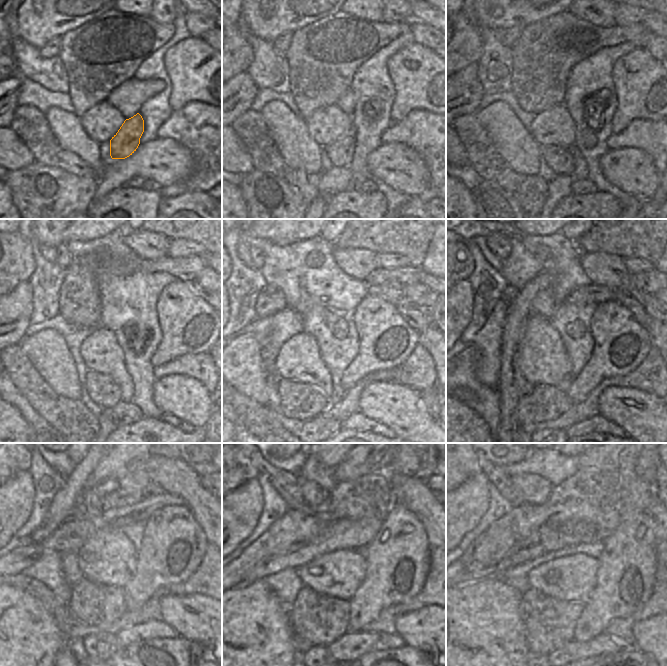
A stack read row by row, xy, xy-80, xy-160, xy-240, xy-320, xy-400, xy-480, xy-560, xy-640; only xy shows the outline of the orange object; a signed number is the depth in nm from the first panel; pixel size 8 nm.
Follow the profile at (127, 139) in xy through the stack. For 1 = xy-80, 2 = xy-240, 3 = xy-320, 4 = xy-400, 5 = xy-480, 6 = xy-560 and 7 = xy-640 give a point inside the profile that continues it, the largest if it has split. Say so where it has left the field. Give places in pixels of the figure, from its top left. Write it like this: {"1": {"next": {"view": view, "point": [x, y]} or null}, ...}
{"1": {"next": {"view": "xy-80", "point": [340, 153]}}, "2": {"next": {"view": "xy-240", "point": [102, 389]}}, "3": {"next": {"view": "xy-320", "point": [307, 397]}}, "4": {"next": {"view": "xy-400", "point": [543, 402]}}, "5": {"next": {"view": "xy-480", "point": [86, 624]}}, "6": {"next": {"view": "xy-560", "point": [316, 620]}}, "7": {"next": {"view": "xy-640", "point": [549, 623]}}}

